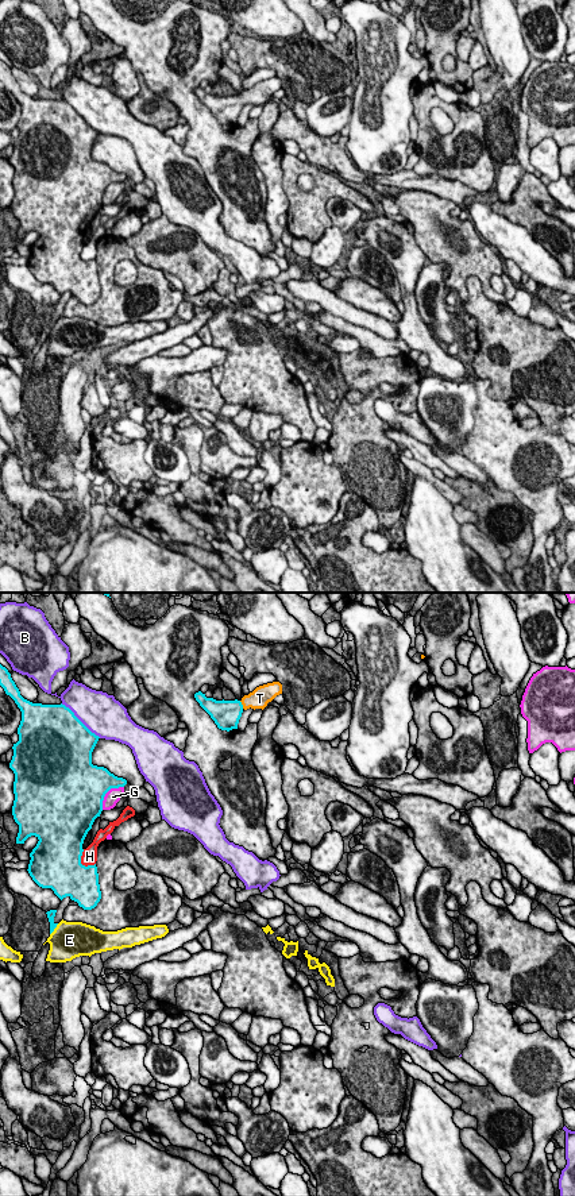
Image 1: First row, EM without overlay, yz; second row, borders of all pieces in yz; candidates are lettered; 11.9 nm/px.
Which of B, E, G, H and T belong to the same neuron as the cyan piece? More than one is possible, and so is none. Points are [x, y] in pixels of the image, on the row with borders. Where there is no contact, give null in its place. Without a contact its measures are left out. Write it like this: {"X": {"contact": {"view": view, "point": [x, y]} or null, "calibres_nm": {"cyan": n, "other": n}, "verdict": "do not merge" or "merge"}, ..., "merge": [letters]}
{"B": {"contact": {"view": "yz", "point": [80, 721]}, "calibres_nm": {"cyan": 500, "other": 460}, "verdict": "do not merge"}, "E": {"contact": {"view": "yz", "point": [54, 928]}, "calibres_nm": {"cyan": 100, "other": 440}, "verdict": "do not merge"}, "G": {"contact": {"view": "yz", "point": [107, 791]}, "calibres_nm": {"cyan": 480, "other": 180}, "verdict": "do not merge"}, "H": {"contact": {"view": "yz", "point": [80, 863]}, "calibres_nm": {"cyan": 550, "other": 190}, "verdict": "do not merge"}, "T": {"contact": {"view": "yz", "point": [242, 705]}, "calibres_nm": {"cyan": 320, "other": 240}, "verdict": "merge"}, "merge": ["T"]}

